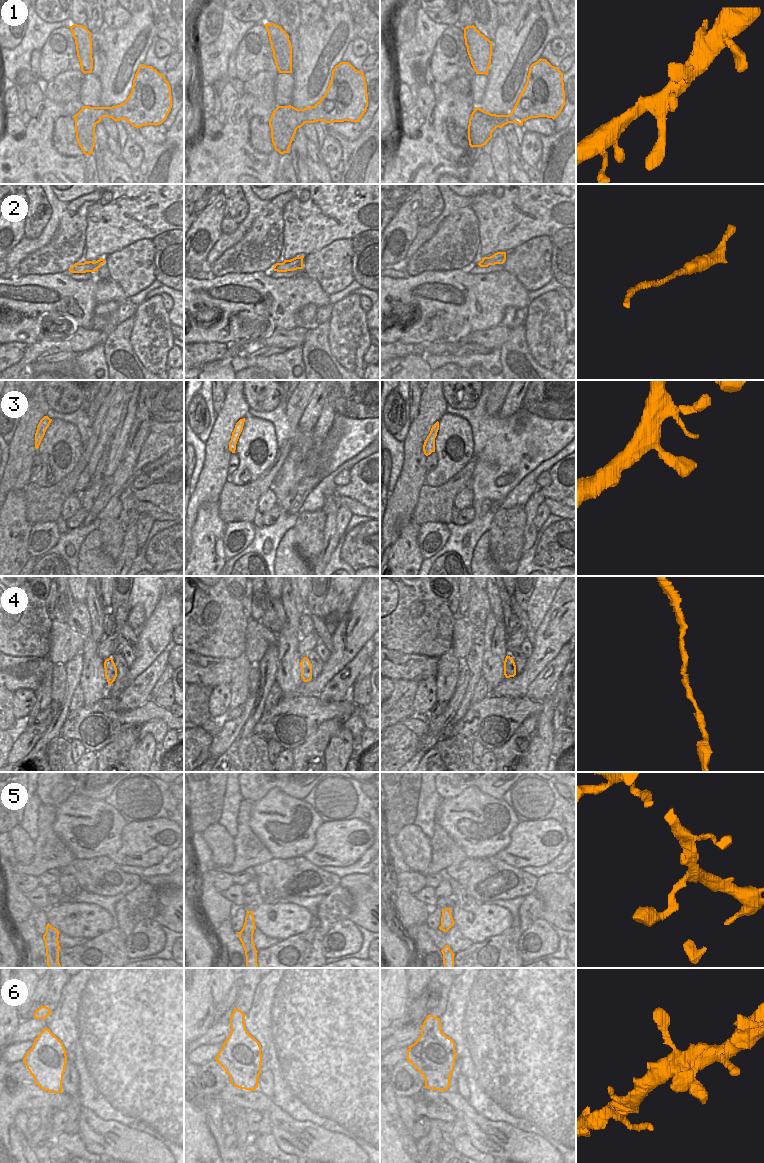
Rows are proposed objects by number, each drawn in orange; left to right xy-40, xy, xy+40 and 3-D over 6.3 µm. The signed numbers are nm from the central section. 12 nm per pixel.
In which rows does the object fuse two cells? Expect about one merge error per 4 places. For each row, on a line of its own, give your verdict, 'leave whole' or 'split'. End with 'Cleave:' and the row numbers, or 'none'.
1: leave whole
2: leave whole
3: leave whole
4: leave whole
5: leave whole
6: leave whole
Cleave: none

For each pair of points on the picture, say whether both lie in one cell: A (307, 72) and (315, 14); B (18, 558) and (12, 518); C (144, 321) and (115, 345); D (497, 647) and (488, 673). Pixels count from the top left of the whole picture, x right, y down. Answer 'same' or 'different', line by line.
A: different
B: same
C: different
D: same

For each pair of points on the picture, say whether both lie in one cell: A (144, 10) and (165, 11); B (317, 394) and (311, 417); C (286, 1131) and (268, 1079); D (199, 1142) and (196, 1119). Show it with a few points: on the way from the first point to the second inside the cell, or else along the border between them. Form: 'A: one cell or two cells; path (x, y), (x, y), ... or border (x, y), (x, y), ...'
A: two cells; border (151, 10), (156, 33)
B: one cell; path (316, 400), (312, 411)
C: two cells; border (255, 1090), (271, 1099)
D: one cell; path (196, 1136), (196, 1125)

